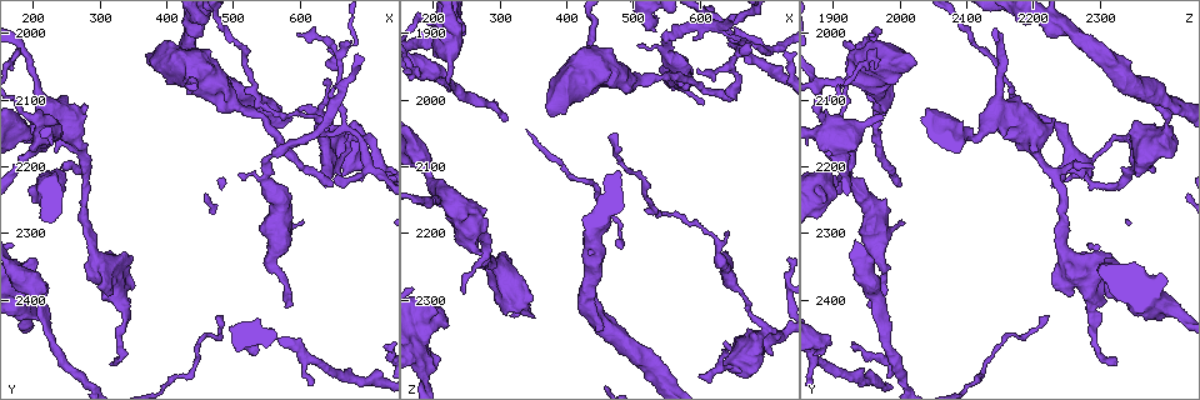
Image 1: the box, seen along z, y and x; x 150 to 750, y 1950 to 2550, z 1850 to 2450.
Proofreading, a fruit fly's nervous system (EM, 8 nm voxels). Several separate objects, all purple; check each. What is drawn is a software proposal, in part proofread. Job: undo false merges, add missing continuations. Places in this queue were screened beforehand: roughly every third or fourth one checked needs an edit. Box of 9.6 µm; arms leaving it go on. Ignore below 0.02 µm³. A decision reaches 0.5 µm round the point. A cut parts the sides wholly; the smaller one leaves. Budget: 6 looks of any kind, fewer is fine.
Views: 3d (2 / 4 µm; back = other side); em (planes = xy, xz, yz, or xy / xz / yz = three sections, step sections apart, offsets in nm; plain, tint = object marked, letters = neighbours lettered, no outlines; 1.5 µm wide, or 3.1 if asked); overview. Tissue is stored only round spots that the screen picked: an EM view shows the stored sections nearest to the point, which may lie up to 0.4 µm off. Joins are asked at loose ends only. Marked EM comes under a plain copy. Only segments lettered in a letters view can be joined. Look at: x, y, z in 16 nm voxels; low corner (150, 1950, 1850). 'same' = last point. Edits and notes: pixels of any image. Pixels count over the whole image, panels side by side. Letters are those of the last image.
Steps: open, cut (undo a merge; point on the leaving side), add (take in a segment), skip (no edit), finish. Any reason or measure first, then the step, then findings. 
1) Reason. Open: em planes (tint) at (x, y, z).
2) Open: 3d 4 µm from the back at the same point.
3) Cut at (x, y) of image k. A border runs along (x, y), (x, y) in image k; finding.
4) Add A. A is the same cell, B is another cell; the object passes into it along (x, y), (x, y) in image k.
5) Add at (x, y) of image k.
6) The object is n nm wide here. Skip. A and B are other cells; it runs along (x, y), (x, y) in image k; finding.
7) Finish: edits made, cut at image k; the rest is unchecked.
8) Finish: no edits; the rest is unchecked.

Free end. Open: em xy step 4 (tint) at (580, 2410, 1955).

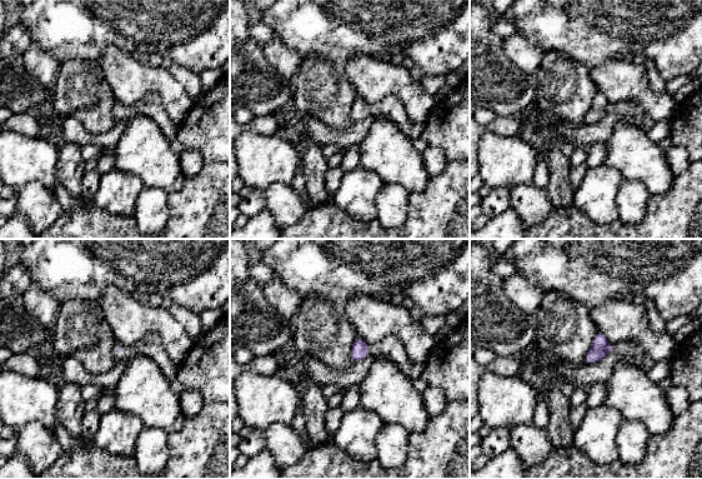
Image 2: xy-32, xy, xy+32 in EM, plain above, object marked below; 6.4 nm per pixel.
Another direction. Open: em planes (letters) at the same point.

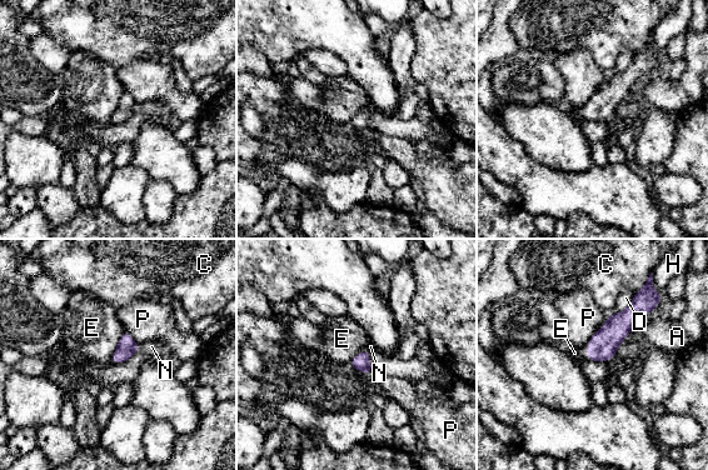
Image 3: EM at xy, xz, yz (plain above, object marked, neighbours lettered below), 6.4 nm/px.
The object is 100 nm wide here. Add N. N is the same cell, A, C, D, E, H and P are other cells; the object passes into it along (126, 348), (136, 348), (151, 346) in image 3; the neuron continues.

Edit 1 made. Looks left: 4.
Thick turns thin. Open: em yz step 8 (tint) at (440, 2065, 1930).

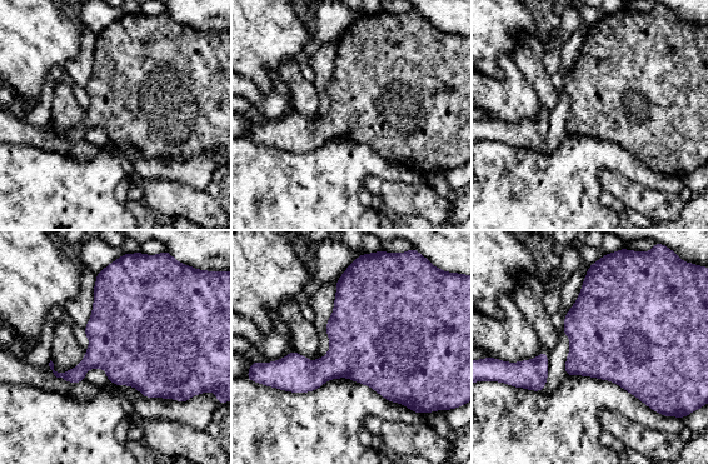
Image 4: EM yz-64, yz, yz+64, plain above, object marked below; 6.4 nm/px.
Another direction. Open: em planes (letters) at the same point.

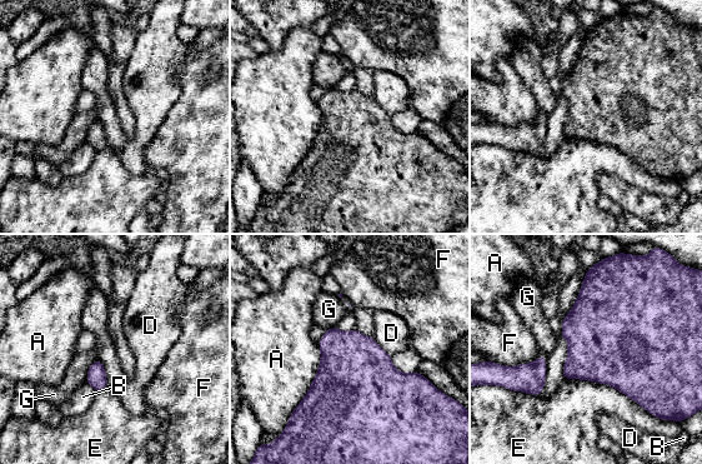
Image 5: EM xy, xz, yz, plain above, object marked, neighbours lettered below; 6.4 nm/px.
The longest contact is with E, 600 nm. Skip. A, B, D, E, F and G are other cells; a border runs along (565, 379), (607, 383), (652, 414) in image 5; continuous, no second neuron.

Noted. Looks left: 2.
Free end. Open: em planes (letters) at (225, 2130, 1970).

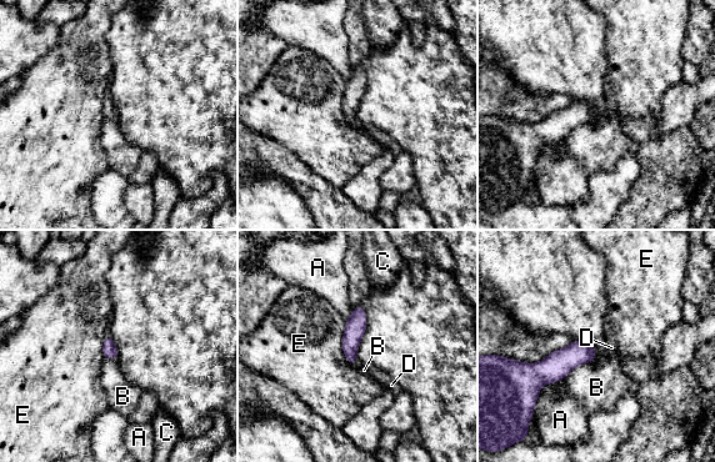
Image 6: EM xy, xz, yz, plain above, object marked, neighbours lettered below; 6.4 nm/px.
The longest contact is with E, 300 nm. Add D. D is the same cell, A, B, C and E are other cells; it goes on there.

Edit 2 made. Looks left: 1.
Finish: edits made, add at image 3, add at image 6; the rest is unchecked.

